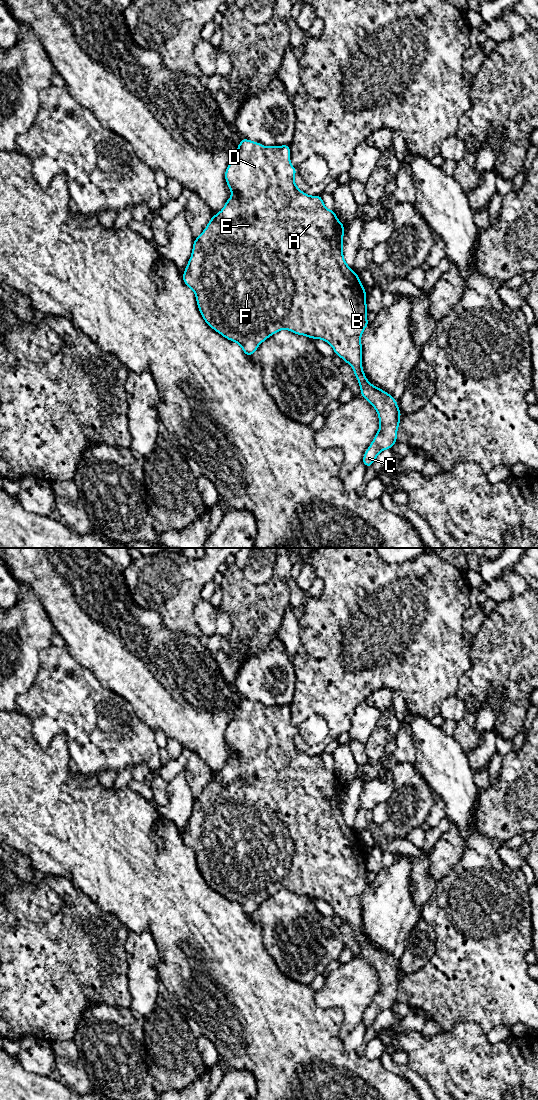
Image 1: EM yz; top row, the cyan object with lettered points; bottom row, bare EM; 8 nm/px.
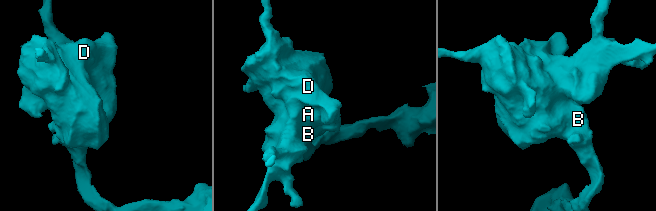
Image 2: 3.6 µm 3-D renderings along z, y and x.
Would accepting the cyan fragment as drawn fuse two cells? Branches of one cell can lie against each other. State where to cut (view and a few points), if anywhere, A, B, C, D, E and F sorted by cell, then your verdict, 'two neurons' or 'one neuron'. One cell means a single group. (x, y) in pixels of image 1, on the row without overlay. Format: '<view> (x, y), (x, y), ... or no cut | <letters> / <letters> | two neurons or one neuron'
no cut | A B C D E F | one neuron

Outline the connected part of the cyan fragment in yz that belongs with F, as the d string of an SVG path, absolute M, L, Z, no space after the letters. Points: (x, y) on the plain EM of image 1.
M242 698L225 731L232 752L223 769L213 775L204 791L194 800L192 815L182 835L191 848L205 882L226 899L237 902L250 916L271 895L282 889L329 903L335 915L353 928L361 956L377 971L379 990L362 1022L370 1027L379 1013L396 1003L401 971L392 955L373 946L362 928L361 895L367 881L366 849L343 817L344 785L329 770L320 755L309 756L294 742L297 730L290 723L290 705L270 706Z

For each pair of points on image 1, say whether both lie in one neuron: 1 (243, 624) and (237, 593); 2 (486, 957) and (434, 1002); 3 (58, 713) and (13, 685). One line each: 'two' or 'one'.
1: one
2: one
3: two

